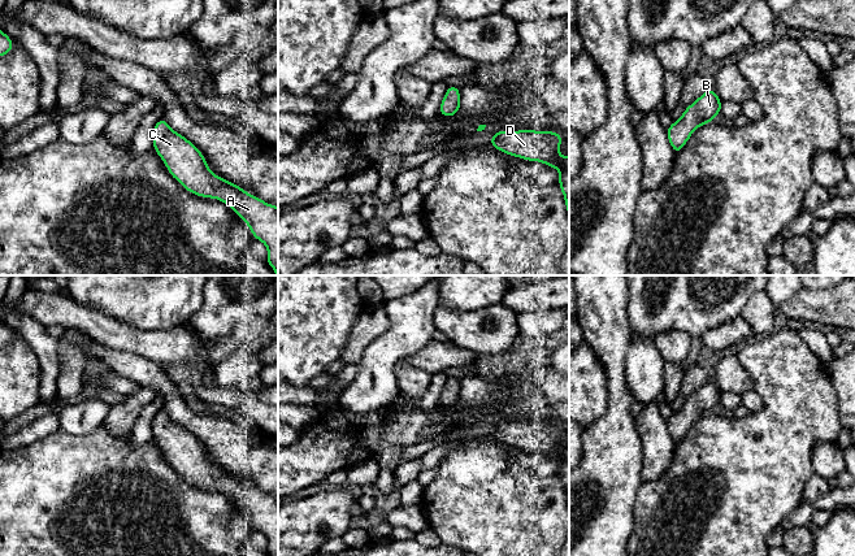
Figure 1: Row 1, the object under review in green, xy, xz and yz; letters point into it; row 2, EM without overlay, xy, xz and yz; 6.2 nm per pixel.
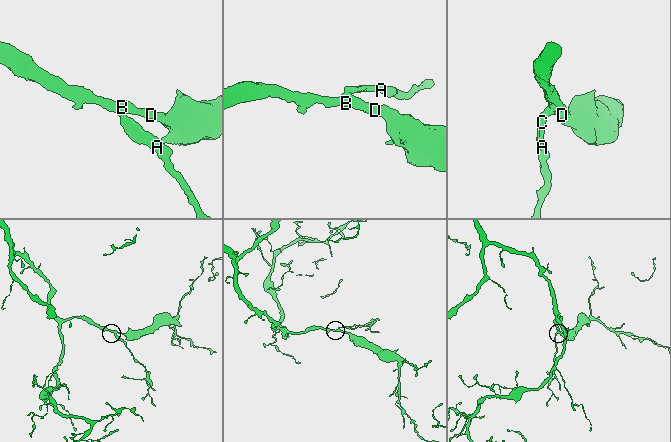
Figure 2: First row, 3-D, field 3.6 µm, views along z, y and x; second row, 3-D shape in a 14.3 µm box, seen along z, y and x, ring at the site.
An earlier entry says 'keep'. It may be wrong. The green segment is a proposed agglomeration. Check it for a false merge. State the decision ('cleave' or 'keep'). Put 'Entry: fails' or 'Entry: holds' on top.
Entry: holds
keep

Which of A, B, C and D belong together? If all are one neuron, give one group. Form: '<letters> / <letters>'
A B C D

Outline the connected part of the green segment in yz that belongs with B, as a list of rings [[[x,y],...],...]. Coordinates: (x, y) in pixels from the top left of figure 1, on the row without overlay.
[[[708,379],[683,401],[682,408],[677,413],[672,413],[667,420],[667,427],[676,446],[681,443],[696,418],[708,416],[721,404],[721,394],[716,382]]]

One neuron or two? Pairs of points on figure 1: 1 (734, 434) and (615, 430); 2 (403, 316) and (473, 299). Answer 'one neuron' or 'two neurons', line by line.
1: two neurons
2: two neurons

